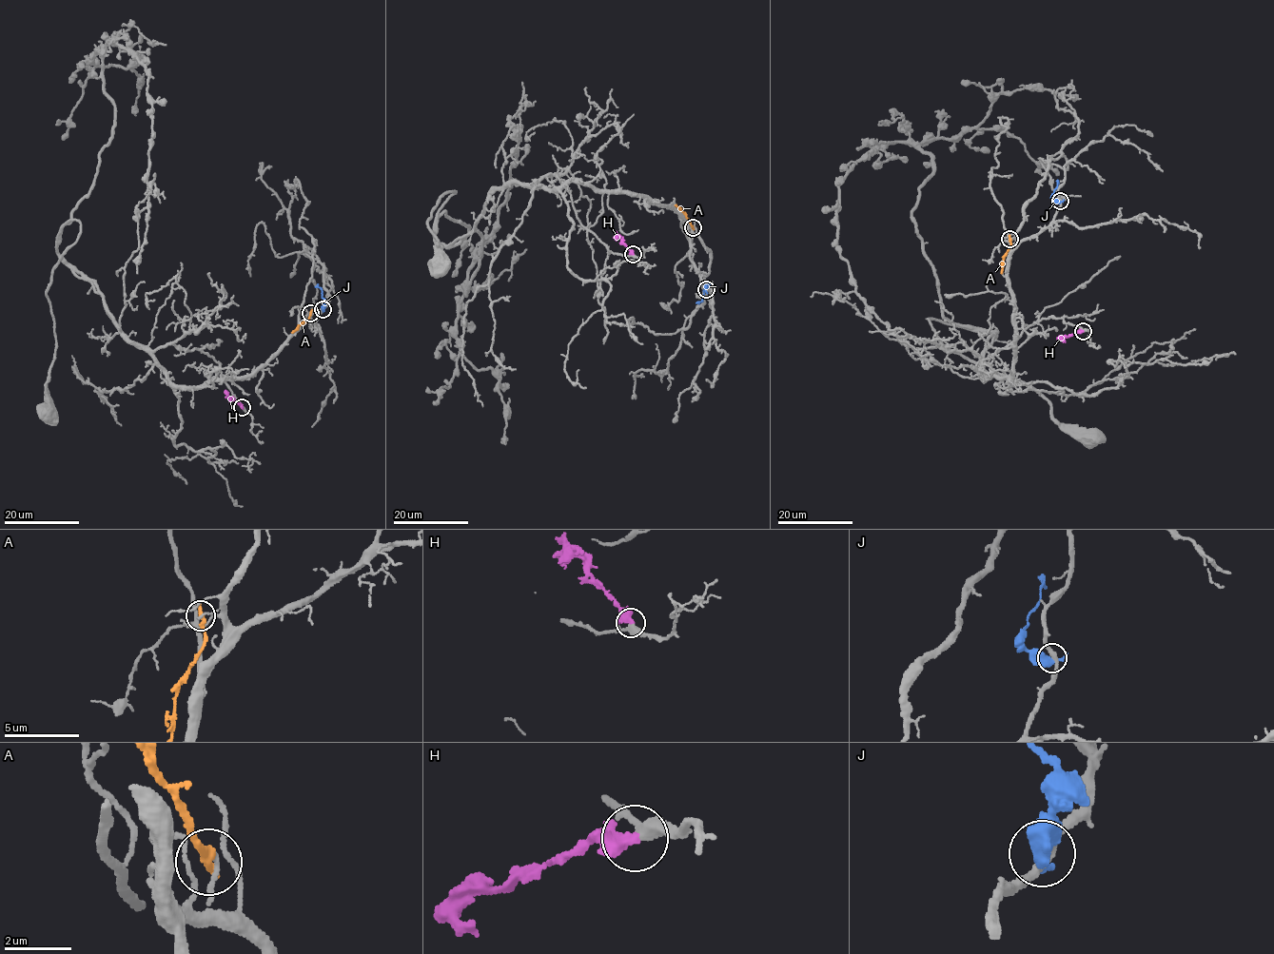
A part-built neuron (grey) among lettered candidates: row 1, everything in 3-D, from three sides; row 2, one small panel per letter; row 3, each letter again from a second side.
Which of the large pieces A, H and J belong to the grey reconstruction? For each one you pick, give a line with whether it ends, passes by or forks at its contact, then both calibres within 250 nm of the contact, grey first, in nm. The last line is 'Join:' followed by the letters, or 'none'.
Join: none

